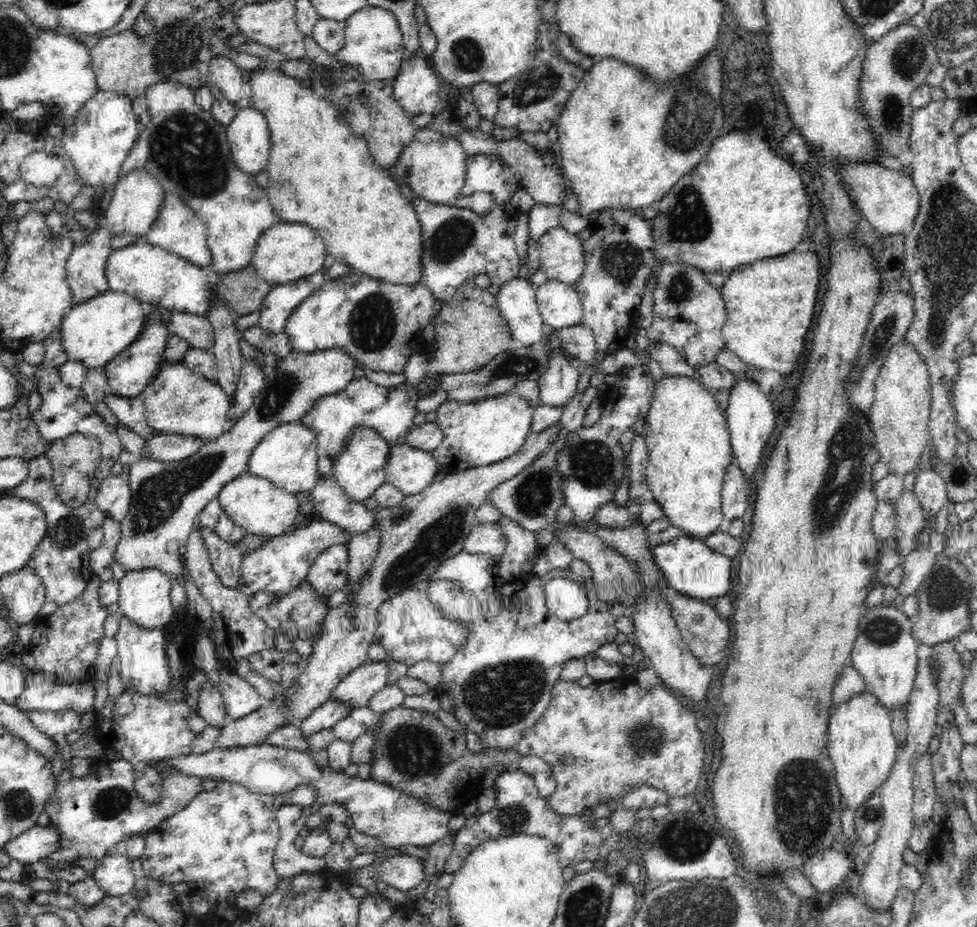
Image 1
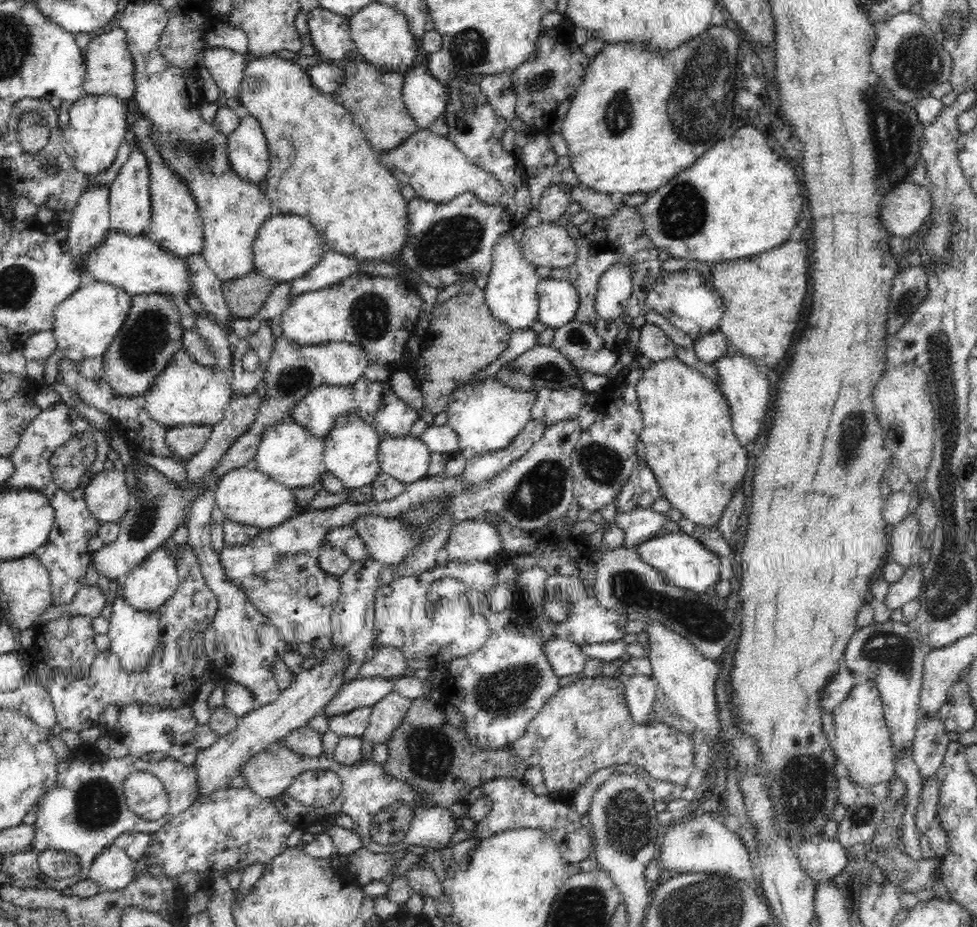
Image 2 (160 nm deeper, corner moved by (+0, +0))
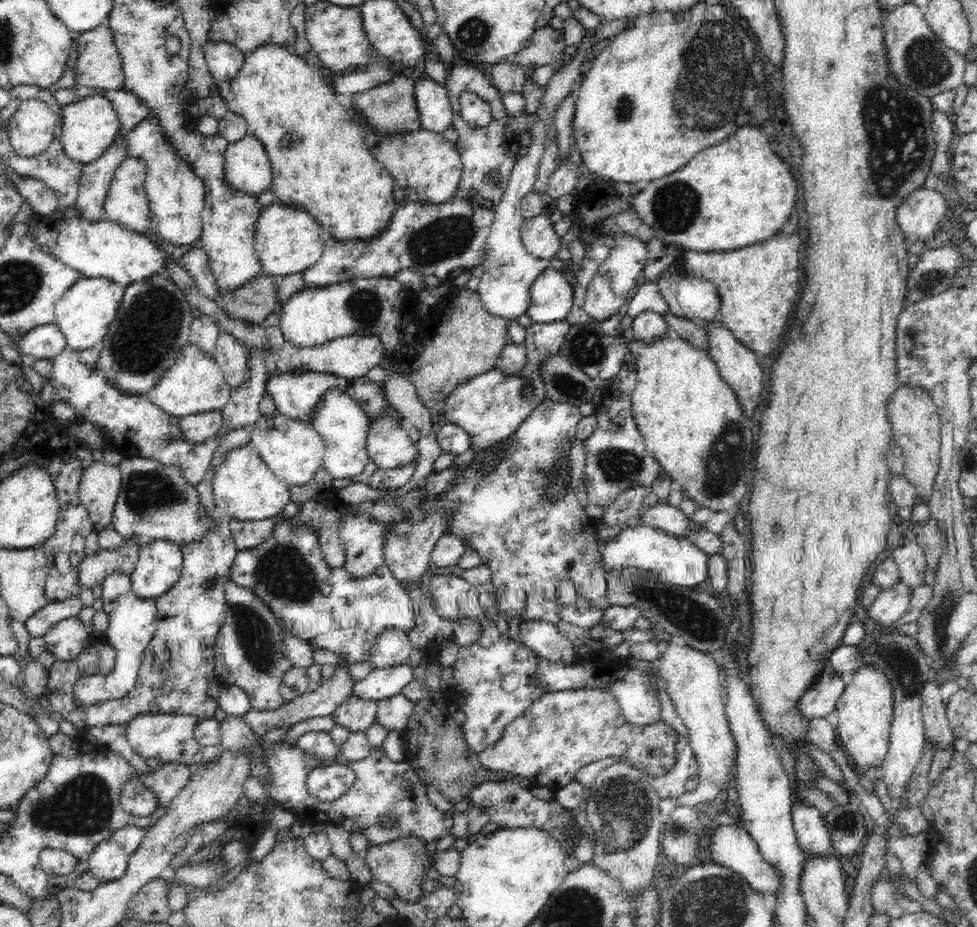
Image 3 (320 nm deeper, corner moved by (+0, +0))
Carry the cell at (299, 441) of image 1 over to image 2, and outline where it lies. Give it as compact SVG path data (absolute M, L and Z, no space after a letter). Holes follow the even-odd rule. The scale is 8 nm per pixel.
M290 415L274 423L262 435L253 458L258 471L290 490L312 487L326 467L323 463L324 441L298 424Z

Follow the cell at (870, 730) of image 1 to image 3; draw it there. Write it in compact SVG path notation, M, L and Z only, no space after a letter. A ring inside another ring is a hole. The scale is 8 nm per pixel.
M862 665L844 687L836 703L838 728L836 736L850 762L859 773L870 766L881 771L889 749L891 721L894 718L894 693L888 676L872 665Z

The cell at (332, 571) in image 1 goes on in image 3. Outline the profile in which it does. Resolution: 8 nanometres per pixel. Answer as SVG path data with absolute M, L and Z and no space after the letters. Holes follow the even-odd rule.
M330 487L327 490L320 491L314 498L308 499L308 502L300 505L300 512L293 518L281 517L281 519L284 521L292 520L294 523L306 525L306 527L314 529L314 532L318 533L318 541L320 542L326 563L334 568L345 568L348 563L348 551L338 536L341 511L345 506L343 500L339 498L338 490Z

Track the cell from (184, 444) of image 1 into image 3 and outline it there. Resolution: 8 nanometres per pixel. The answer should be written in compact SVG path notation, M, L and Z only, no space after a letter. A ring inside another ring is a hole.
M222 410L199 412L180 419L180 431L186 441L201 443L212 438L222 426Z

